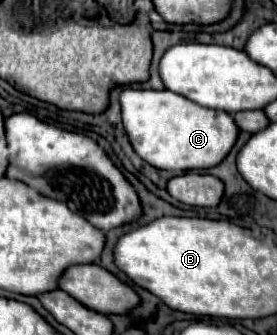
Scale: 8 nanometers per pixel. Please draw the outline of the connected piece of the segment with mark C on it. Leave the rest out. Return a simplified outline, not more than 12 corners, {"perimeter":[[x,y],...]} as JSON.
{"perimeter":[[169,90],[119,96],[137,156],[217,166],[237,140],[223,110]]}

